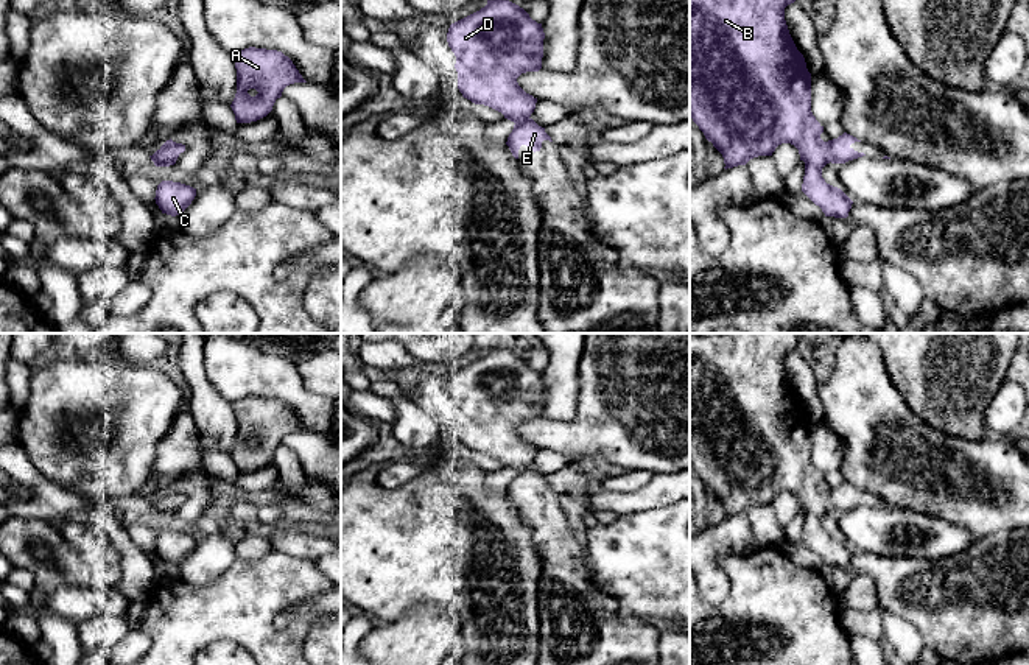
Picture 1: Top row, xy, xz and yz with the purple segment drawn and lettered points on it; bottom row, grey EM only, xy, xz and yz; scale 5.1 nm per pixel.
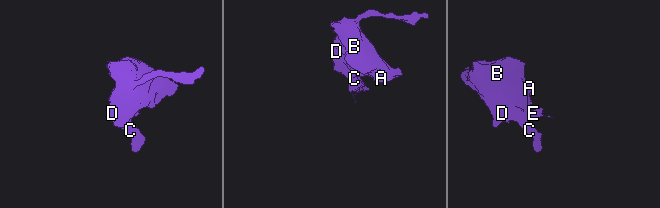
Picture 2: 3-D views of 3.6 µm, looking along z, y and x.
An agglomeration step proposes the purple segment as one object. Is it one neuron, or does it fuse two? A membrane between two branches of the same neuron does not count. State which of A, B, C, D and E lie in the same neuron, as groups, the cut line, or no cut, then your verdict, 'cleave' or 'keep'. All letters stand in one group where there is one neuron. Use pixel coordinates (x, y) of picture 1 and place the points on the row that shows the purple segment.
A B C D E; no cut; keep

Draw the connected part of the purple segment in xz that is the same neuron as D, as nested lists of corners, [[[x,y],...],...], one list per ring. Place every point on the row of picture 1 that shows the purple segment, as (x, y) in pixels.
[[[487,0],[479,11],[451,23],[447,33],[456,56],[459,92],[515,123],[506,142],[515,159],[522,145],[536,153],[543,140],[553,142],[531,118],[537,98],[517,83],[522,73],[542,69],[543,39],[542,23],[509,0]]]

